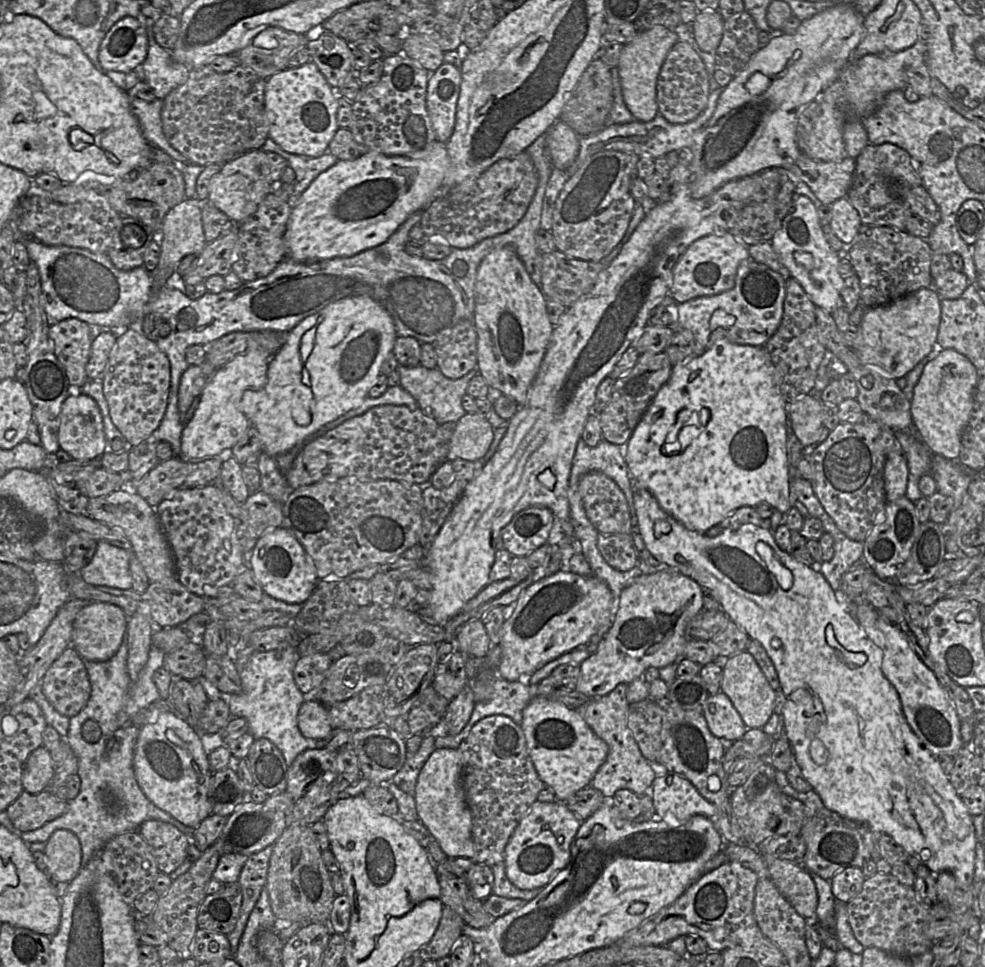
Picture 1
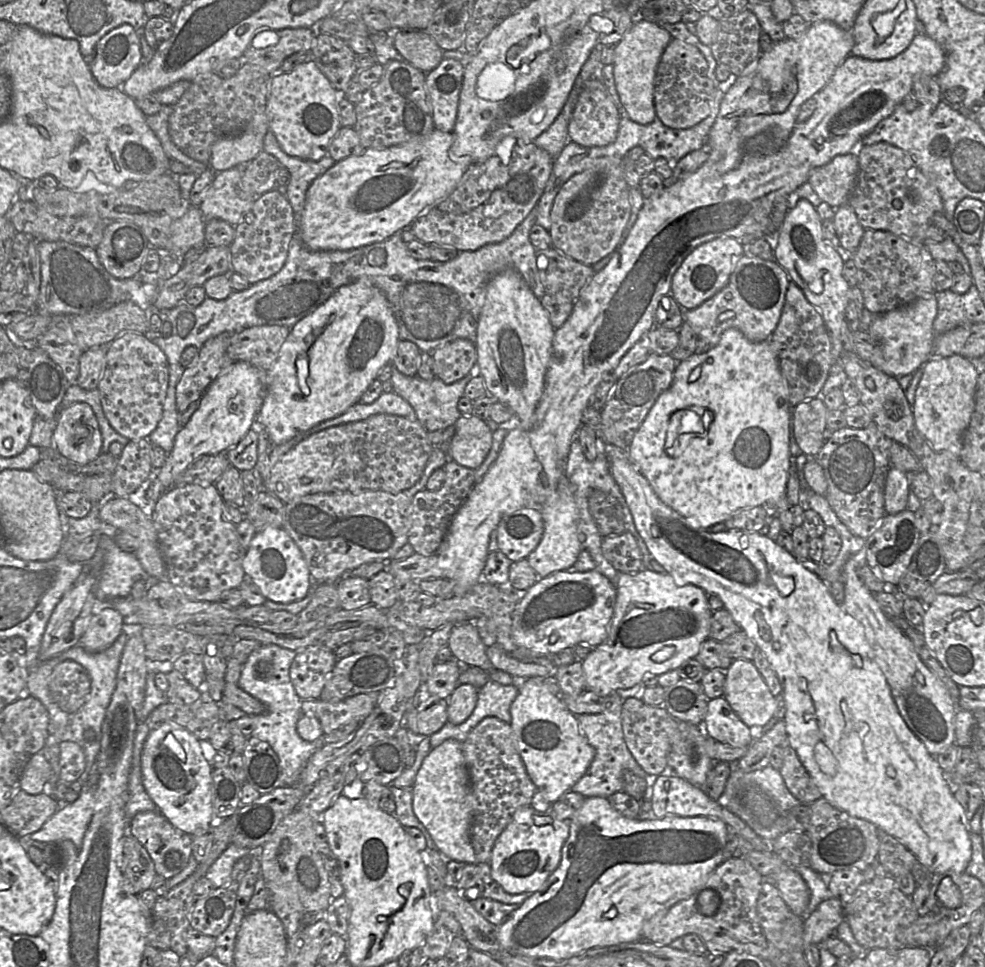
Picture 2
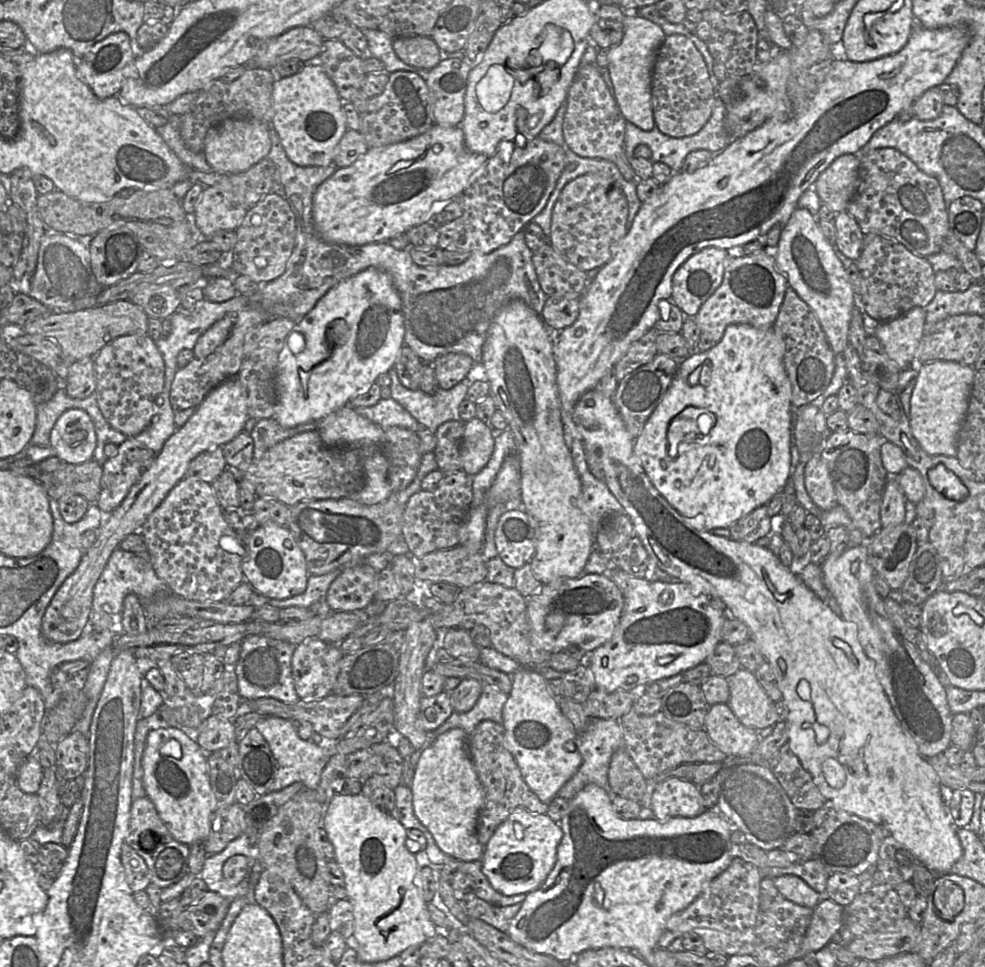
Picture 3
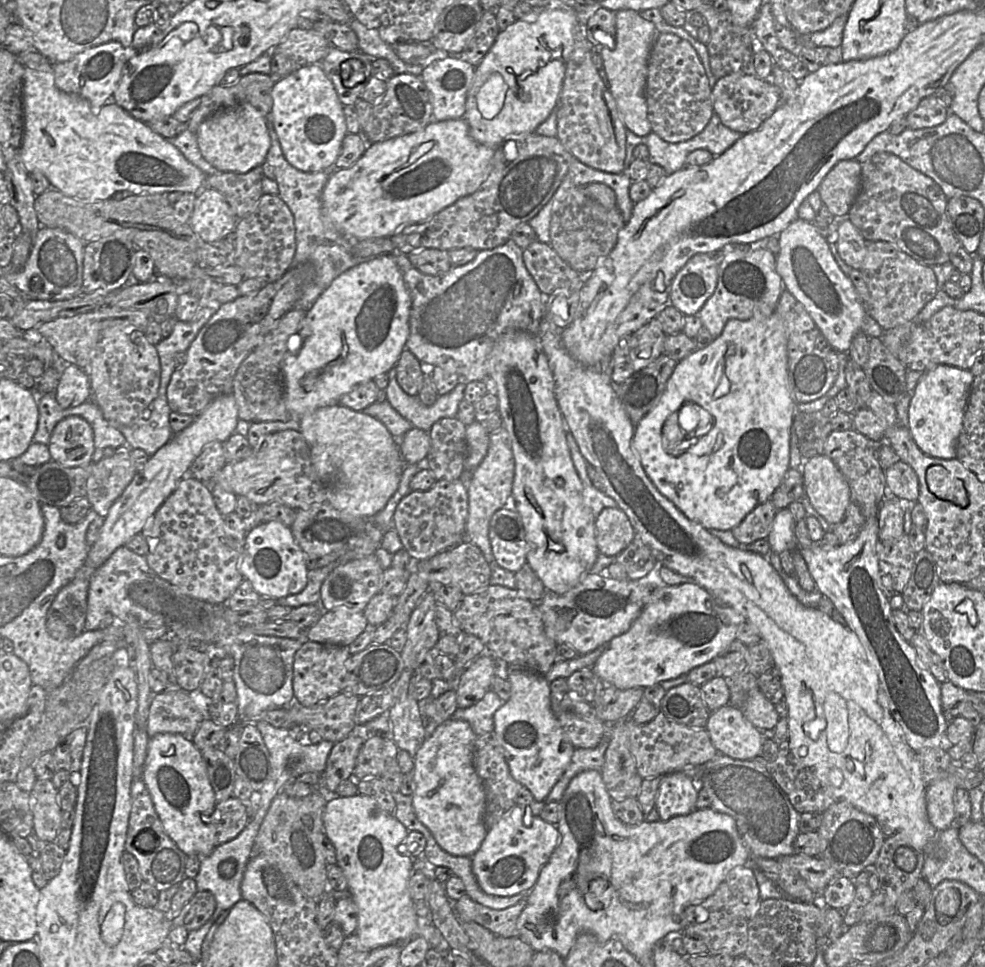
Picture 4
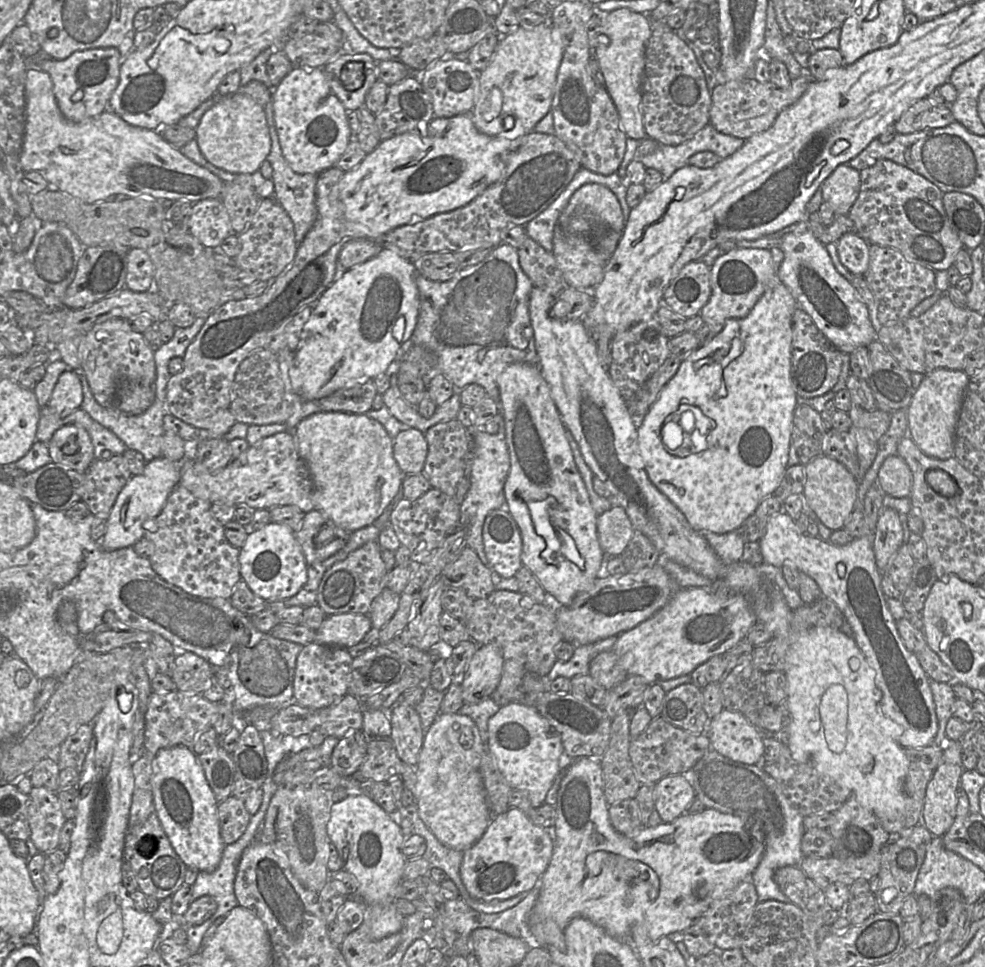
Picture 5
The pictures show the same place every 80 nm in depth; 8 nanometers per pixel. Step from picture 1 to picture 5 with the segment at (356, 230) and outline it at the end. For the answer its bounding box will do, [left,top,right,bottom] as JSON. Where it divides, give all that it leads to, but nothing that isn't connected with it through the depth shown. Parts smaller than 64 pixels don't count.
[338,113,522,236]

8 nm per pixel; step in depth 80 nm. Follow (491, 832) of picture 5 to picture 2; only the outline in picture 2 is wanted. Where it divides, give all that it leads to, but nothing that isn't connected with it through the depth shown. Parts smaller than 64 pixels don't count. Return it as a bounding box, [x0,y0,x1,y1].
[489,805,570,894]

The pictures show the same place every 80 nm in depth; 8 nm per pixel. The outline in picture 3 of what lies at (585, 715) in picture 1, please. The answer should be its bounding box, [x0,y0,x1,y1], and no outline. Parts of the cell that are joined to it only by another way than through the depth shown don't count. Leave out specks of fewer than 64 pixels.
[557,718,624,801]

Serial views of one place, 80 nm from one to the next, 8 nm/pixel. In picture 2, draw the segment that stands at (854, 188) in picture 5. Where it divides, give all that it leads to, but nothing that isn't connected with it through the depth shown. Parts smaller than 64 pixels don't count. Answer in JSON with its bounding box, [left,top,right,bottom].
[808,150,859,209]

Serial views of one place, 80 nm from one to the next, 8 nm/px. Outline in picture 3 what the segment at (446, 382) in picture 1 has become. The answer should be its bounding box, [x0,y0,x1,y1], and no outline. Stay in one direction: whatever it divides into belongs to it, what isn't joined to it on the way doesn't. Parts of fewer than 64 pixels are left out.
[388,367,473,433]

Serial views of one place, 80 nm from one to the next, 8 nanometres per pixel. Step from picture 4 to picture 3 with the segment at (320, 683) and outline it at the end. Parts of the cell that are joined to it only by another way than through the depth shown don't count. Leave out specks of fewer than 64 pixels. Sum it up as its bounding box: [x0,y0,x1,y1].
[291,639,344,701]

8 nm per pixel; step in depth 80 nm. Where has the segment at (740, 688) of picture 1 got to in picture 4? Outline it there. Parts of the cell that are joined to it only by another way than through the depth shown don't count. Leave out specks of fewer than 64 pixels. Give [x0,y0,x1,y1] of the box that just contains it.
[741,687,780,731]

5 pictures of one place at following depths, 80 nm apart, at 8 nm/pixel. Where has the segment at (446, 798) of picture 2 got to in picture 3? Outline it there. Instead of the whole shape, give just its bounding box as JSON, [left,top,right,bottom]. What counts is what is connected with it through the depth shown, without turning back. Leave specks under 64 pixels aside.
[411,729,485,861]

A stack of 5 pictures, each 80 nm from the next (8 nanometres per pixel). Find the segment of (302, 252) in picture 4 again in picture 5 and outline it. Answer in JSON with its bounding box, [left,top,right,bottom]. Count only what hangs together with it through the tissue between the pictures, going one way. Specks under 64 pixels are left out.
[264,99,317,244]

